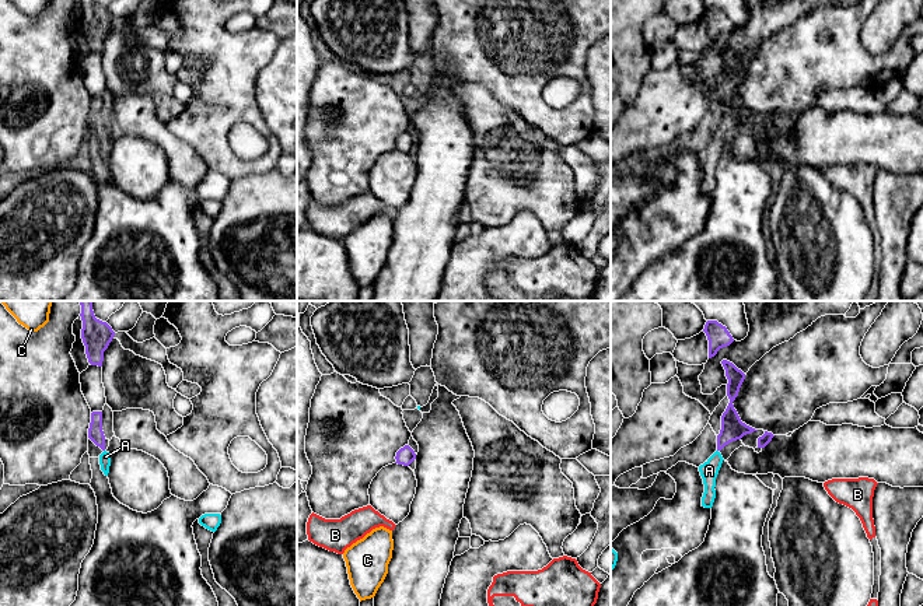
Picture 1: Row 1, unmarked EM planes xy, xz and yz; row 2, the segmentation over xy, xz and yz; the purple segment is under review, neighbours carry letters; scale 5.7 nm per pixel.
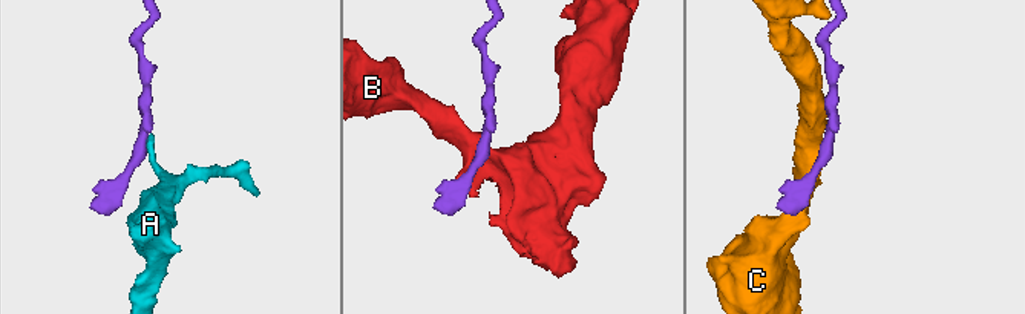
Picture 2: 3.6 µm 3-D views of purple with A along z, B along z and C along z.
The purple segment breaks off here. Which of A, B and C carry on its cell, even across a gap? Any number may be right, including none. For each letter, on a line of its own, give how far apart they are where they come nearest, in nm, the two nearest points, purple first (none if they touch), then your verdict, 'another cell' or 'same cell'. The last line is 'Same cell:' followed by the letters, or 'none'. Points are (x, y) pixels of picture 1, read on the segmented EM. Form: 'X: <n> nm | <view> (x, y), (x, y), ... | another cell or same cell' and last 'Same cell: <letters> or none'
A: 0 nm | same cell
B: 280 nm | xz (395, 462), (370, 505) | another cell
C: 170 nm | xy (80, 301), (51, 301) | another cell
Same cell: A

